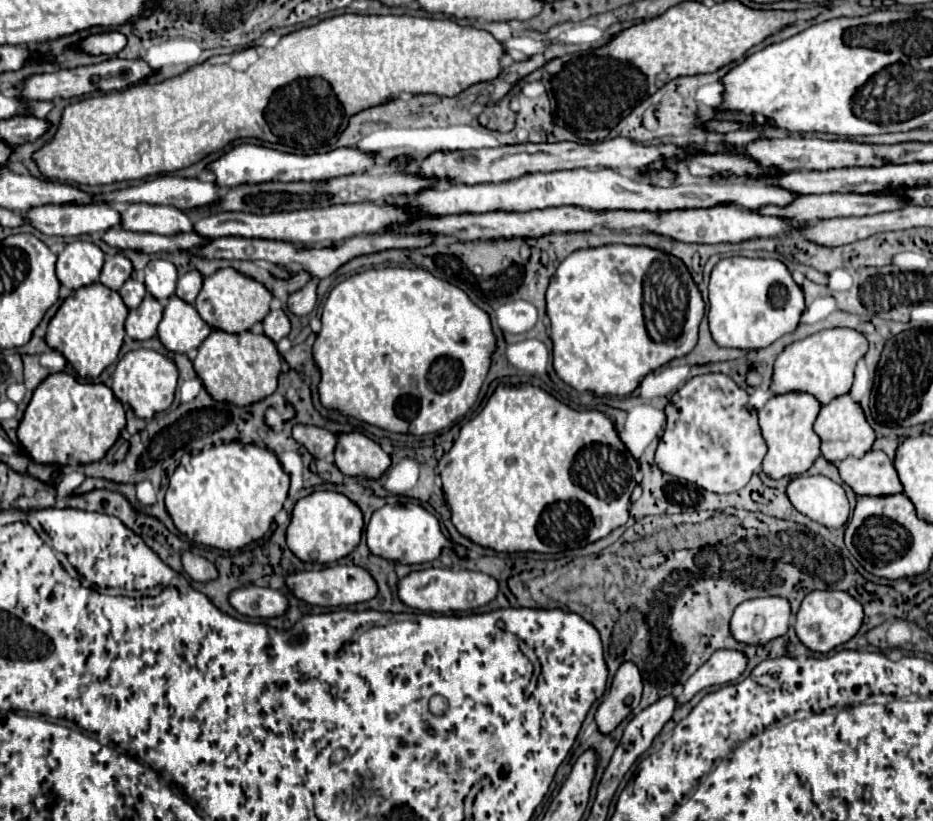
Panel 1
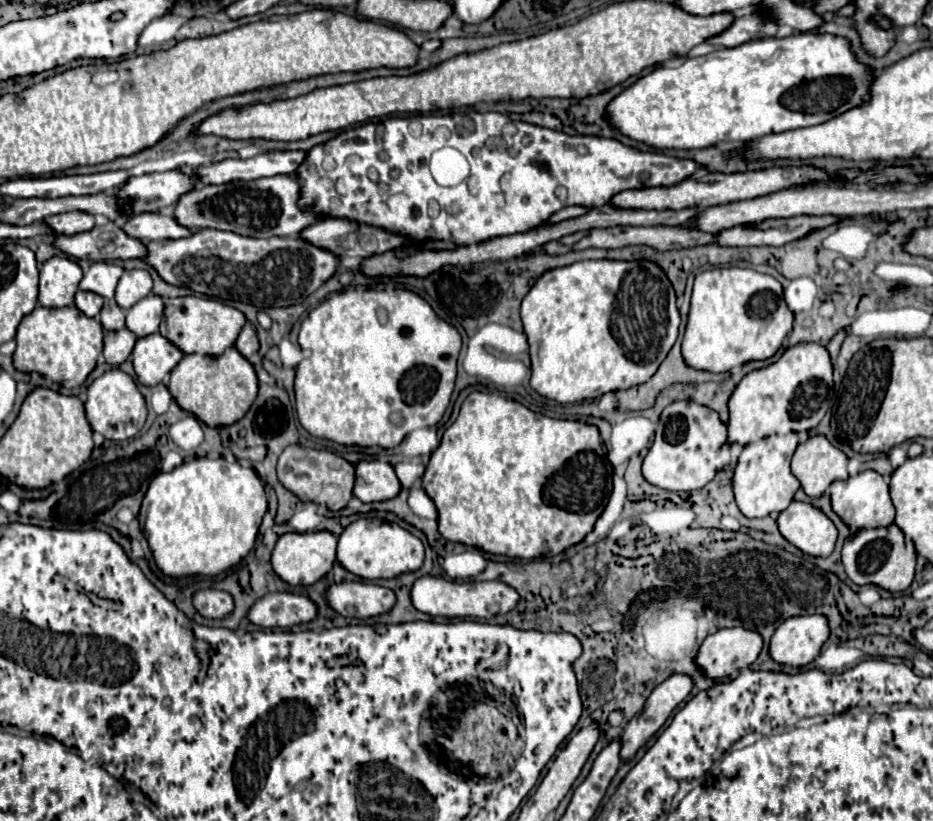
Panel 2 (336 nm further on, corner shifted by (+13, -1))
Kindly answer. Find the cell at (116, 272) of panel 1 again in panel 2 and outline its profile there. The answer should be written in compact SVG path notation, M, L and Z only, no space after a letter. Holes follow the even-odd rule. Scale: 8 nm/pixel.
M78 291L76 307L88 317L98 317L98 313L102 309L102 299L100 299L100 295L92 295L92 291Z

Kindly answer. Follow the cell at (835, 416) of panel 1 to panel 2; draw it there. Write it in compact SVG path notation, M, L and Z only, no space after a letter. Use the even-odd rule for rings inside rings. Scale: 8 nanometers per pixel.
M812 435L798 445L792 473L810 497L822 495L834 479L848 479L848 457L824 435Z

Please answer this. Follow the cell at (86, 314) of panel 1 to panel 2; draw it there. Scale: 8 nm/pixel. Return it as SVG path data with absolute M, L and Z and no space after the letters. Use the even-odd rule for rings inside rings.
M38 305L30 315L26 315L18 327L16 333L16 351L14 351L14 365L20 371L38 371L44 377L50 377L54 383L62 385L62 387L78 387L86 381L86 377L92 373L92 369L96 367L98 359L102 355L103 350L104 329L100 325L98 319L94 317L86 317L76 305L68 305L68 307L60 307L60 309L52 309L52 307L42 307Z

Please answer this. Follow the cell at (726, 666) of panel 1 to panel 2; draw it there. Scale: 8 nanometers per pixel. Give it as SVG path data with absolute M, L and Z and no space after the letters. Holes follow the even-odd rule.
M674 673L652 691L644 709L628 721L628 727L622 733L620 757L624 761L628 761L666 723L678 703L690 695L692 687L694 681L690 675Z

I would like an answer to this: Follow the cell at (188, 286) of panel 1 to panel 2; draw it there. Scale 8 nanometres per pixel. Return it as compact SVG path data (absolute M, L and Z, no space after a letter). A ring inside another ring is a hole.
M150 293L142 301L138 301L134 307L126 311L126 327L136 333L138 337L152 335L160 327L160 319L164 315L164 301L160 295Z

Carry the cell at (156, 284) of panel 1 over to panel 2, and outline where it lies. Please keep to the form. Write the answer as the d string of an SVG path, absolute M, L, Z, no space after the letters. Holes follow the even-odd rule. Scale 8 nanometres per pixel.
M146 269L124 271L116 287L116 303L122 309L130 309L134 303L144 299L152 291L152 277Z

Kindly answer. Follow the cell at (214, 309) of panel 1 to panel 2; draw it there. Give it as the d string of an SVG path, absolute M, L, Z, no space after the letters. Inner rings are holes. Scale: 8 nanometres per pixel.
M190 295L190 297L176 297L164 301L164 321L160 325L160 333L184 353L222 355L224 349L234 345L244 323L246 323L246 315L236 307L224 305L214 299Z

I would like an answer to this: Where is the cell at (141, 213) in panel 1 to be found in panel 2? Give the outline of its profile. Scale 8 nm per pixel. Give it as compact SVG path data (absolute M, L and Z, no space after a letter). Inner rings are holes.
M70 211L70 213L52 215L50 219L46 219L46 223L62 235L78 235L90 231L96 225L96 219L94 215L88 215L84 211Z

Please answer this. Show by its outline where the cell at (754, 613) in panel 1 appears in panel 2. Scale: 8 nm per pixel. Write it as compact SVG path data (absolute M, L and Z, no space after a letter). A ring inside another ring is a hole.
M744 627L720 629L704 639L696 663L710 679L722 679L750 667L758 659L762 645L764 639L756 631Z

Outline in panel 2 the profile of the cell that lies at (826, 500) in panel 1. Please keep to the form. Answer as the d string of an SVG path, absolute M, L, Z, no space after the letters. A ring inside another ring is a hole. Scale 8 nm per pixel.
M796 499L778 515L778 529L792 545L814 557L828 557L838 537L822 509Z

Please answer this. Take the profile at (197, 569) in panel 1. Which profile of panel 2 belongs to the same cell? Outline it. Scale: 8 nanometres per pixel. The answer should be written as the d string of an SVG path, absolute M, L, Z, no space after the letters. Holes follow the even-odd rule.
M210 587L196 591L192 601L194 601L196 611L208 619L222 619L228 613L232 613L232 609L234 609L232 595L228 595L226 591L220 591L220 589L210 589Z

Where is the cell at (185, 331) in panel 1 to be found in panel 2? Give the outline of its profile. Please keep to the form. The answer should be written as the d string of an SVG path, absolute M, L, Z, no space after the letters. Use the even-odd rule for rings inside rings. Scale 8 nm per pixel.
M160 333L146 335L144 339L136 341L132 351L132 363L140 383L152 387L168 379L170 371L182 359L182 351Z

